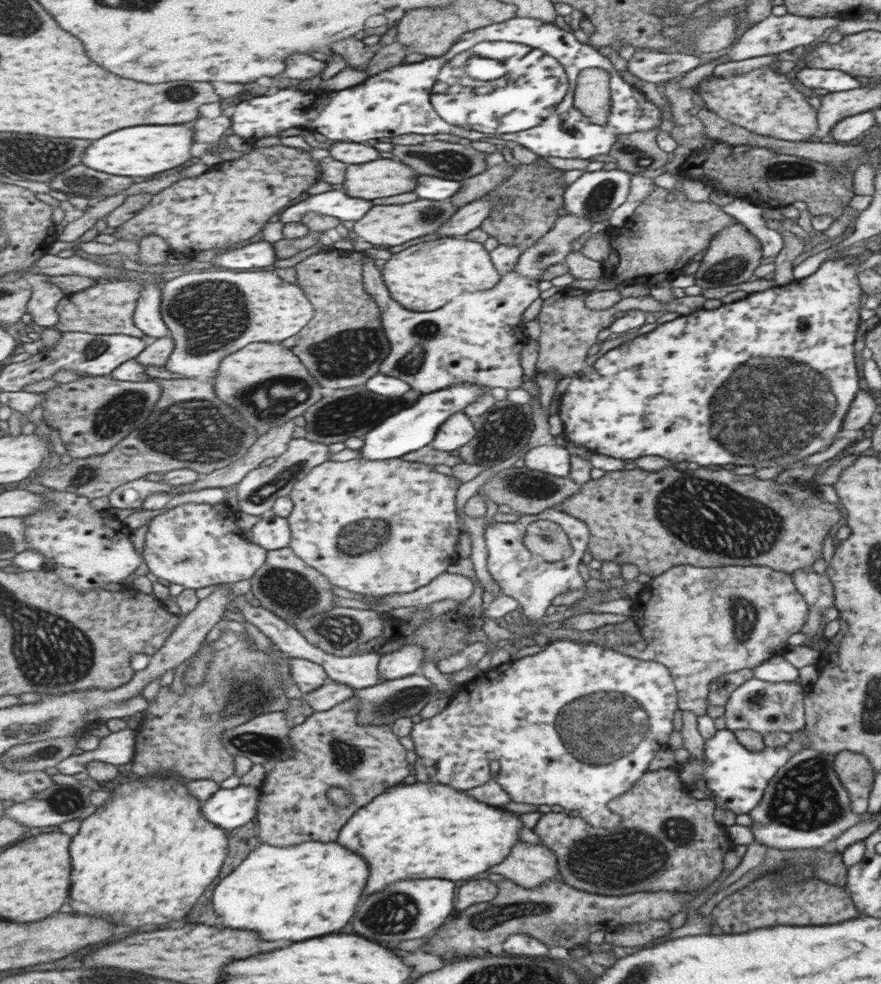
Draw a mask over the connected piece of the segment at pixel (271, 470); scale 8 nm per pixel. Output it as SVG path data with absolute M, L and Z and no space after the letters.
M303 438L289 442L289 448L274 464L261 466L251 471L237 486L238 504L236 510L253 516L270 514L277 498L289 496L295 484L305 478L317 466L329 461L331 448L328 445Z

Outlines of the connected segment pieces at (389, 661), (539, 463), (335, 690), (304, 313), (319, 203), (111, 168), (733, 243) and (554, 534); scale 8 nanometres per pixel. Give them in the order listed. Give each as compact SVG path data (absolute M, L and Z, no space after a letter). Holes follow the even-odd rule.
M415 644L401 645L395 651L381 655L377 673L383 680L409 676L419 671L423 661L423 647Z
M550 443L535 446L524 454L522 458L523 468L545 472L545 474L551 474L551 476L568 476L570 457L564 449L557 444Z
M328 681L313 692L302 693L300 700L305 700L315 712L331 710L343 701L353 697L354 688L339 681Z
M219 268L197 271L191 270L165 282L162 285L162 293L162 318L163 321L165 321L165 324L167 324L167 328L169 328L169 337L173 338L173 342L175 342L175 348L173 348L173 352L171 352L171 357L163 368L169 372L177 372L178 375L185 376L186 378L199 378L214 381L217 376L217 372L219 371L221 360L223 360L225 356L229 356L229 354L233 354L233 352L237 352L237 350L245 348L245 346L247 346L247 344L251 344L251 342L283 342L283 340L287 340L287 338L291 338L291 336L299 334L299 332L301 332L309 322L311 322L311 318L315 316L315 307L313 306L312 300L309 299L308 293L306 293L299 284L291 284L283 280L283 278L279 278L272 268L253 271L235 271L233 269ZM229 330L231 330L231 332L239 330L239 334L231 338Z
M334 187L330 191L317 195L306 195L297 200L282 212L279 220L286 223L302 222L303 218L311 212L340 218L344 223L350 224L364 218L371 210L371 200L349 196L342 187Z
M187 124L171 126L133 126L113 132L93 142L84 154L83 164L89 168L124 177L153 176L171 168L177 168L193 158L191 148L196 142L194 128Z
M739 222L722 228L707 244L698 269L694 272L694 282L701 289L716 288L734 284L745 284L745 281L757 280L757 268L765 260L764 247L753 235L753 231Z
M548 520L529 523L524 544L534 555L550 563L563 561L572 554L564 530L557 523Z

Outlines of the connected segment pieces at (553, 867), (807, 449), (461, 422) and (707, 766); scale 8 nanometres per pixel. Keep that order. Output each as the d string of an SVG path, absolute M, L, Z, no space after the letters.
M527 842L517 844L509 854L509 860L505 860L505 864L497 864L497 868L491 868L489 872L501 874L523 888L539 887L549 880L561 879L559 862L552 849Z
M846 254L843 258L823 261L815 272L807 277L783 286L770 287L753 294L747 293L743 300L736 300L725 306L719 305L717 310L701 308L695 313L681 315L681 318L663 322L651 332L638 335L619 345L619 348L605 352L578 376L571 377L569 385L559 397L557 413L564 423L563 437L575 445L585 447L591 454L601 454L623 461L635 460L643 456L661 456L670 462L695 462L699 466L737 464L737 466L755 468L776 465L794 466L794 462L805 462L807 457L817 453L819 448L831 444L837 436L841 435L843 417L855 397L855 392L859 390L855 362L853 362L853 338L857 328L857 308L859 308L859 294L861 294L859 284L855 280L855 264L859 262L855 254Z
M462 411L453 414L445 419L429 445L441 452L461 452L461 448L465 448L465 444L469 444L469 440L473 440L473 436L477 435L473 421L473 418Z
M801 728L792 734L789 743L780 747L763 747L759 751L749 751L736 740L734 732L727 729L716 730L708 740L704 740L703 758L699 760L688 758L683 764L677 764L677 771L681 771L681 780L693 784L700 778L705 786L717 797L717 802L723 809L737 814L745 814L754 810L763 799L763 792L767 790L768 783L775 777L776 772L807 746L808 733Z

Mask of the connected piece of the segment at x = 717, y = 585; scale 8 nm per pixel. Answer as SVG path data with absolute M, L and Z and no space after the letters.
M678 565L679 576L675 576L673 569L669 569L664 573L661 573L657 577L654 577L647 586L642 590L639 590L637 600L641 601L641 604L637 604L637 608L643 608L639 612L633 614L633 622L638 627L638 632L643 640L646 641L645 650L647 650L647 656L653 658L653 660L665 667L670 668L672 676L675 678L677 696L679 697L679 706L682 711L691 711L696 716L705 714L705 708L708 705L708 694L710 686L712 686L713 679L724 675L725 673L731 673L735 671L741 671L744 668L753 668L763 663L764 660L772 659L773 656L781 657L785 654L786 649L789 648L787 640L791 634L797 634L803 622L805 622L805 614L807 614L808 604L804 601L804 598L800 594L800 591L796 588L795 581L792 576L784 571L772 569L769 567L758 566L722 566L722 567L694 567L691 565Z

